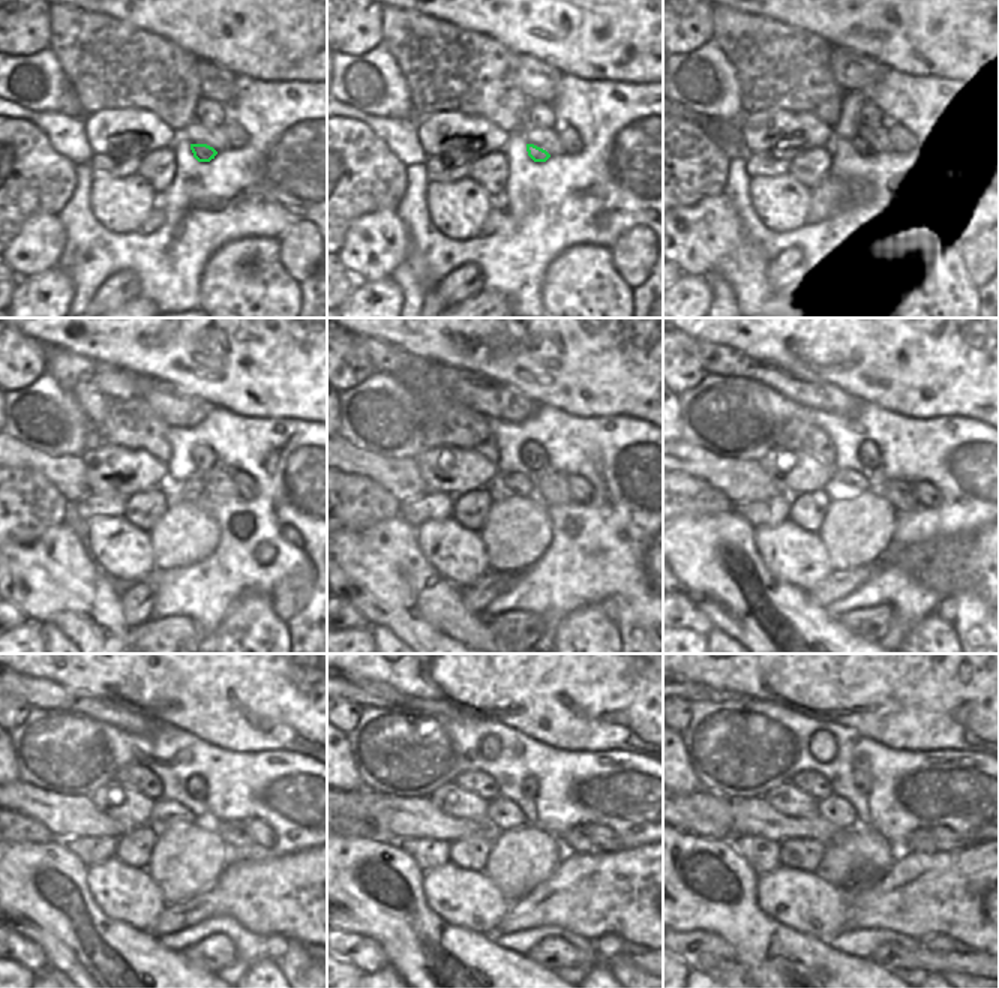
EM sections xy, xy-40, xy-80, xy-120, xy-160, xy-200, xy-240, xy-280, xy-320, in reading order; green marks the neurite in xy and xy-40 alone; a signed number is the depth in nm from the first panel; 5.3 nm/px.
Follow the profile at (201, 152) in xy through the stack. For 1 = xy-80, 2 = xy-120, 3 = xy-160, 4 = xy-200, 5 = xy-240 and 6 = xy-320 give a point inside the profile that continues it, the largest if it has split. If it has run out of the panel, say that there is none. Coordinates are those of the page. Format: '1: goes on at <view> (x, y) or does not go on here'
1: goes on at xy-80 (863, 147)
2: goes on at xy-120 (194, 485)
3: goes on at xy-160 (515, 483)
4: goes on at xy-200 (846, 480)
5: goes on at xy-240 (167, 813)
6: goes on at xy-320 (836, 810)

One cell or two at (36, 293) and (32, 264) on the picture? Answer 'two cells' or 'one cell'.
two cells

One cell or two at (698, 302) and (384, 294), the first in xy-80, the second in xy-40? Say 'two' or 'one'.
one

